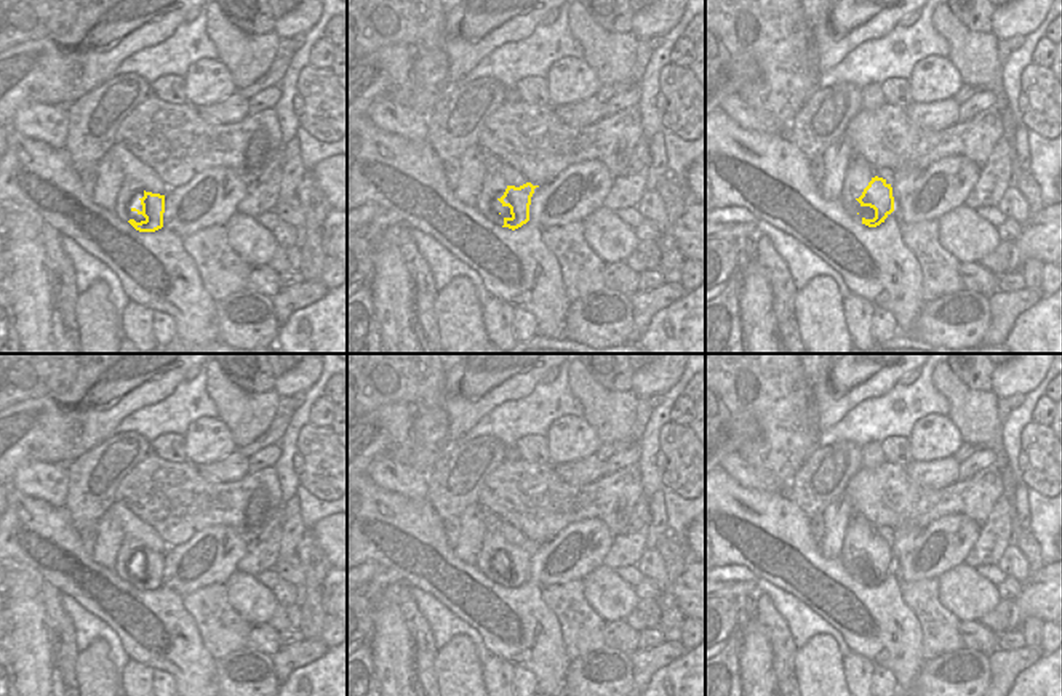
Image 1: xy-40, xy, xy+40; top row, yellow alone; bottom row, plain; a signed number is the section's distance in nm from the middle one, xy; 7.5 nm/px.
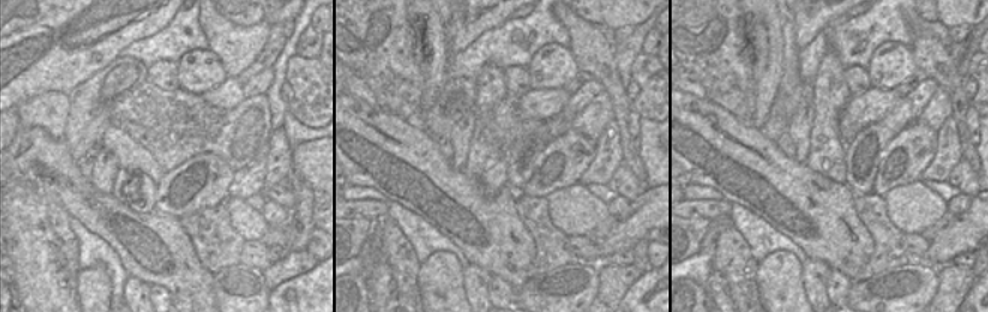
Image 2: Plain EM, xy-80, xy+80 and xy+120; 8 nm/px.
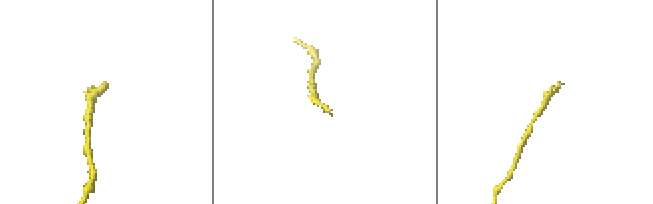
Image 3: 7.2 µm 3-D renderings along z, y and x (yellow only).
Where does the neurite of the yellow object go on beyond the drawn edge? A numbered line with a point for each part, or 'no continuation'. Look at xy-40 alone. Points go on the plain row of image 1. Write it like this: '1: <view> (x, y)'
1: xy-40 (131, 549)

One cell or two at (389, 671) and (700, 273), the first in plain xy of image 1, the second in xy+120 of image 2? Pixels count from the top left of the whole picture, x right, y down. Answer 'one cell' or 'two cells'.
two cells

